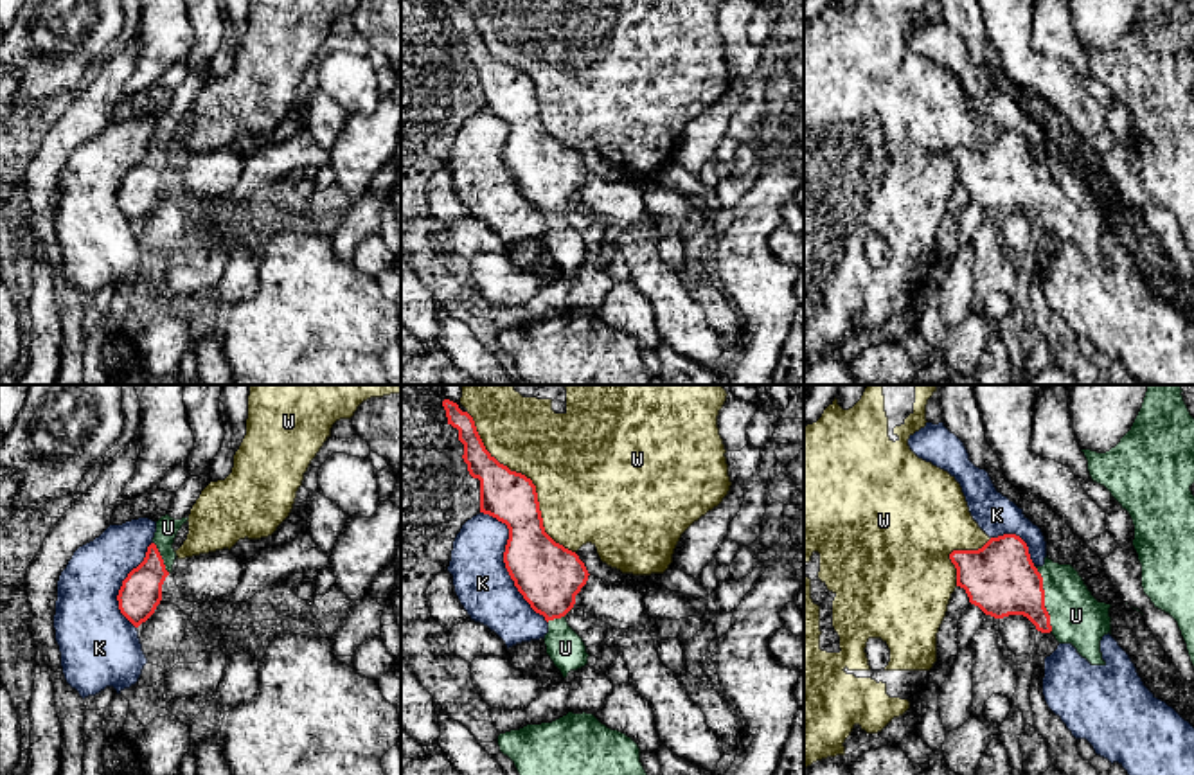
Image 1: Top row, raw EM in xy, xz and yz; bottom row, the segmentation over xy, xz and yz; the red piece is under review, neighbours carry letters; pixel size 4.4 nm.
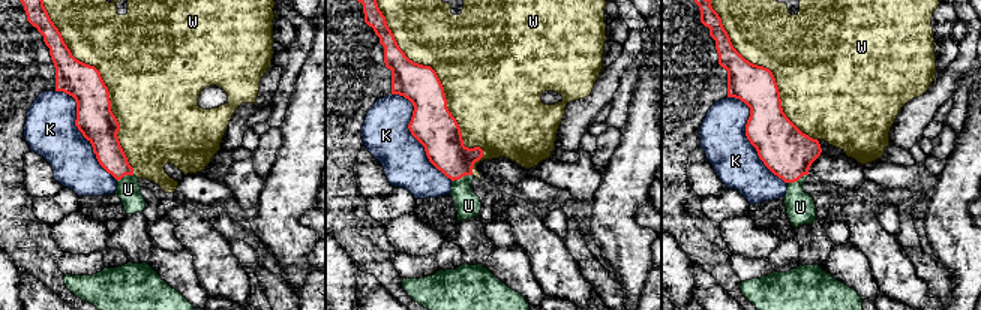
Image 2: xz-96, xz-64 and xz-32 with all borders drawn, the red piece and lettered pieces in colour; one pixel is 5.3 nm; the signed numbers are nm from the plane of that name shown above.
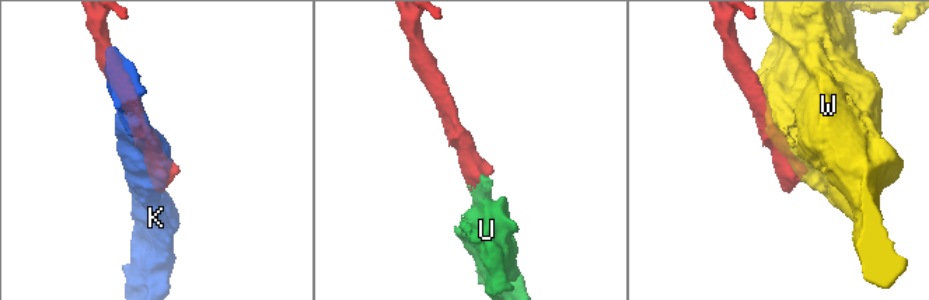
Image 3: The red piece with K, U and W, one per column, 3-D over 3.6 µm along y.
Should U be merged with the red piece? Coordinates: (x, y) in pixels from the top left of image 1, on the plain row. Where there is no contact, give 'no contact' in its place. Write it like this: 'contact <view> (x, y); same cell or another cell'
contact yz (1043, 195); same cell

